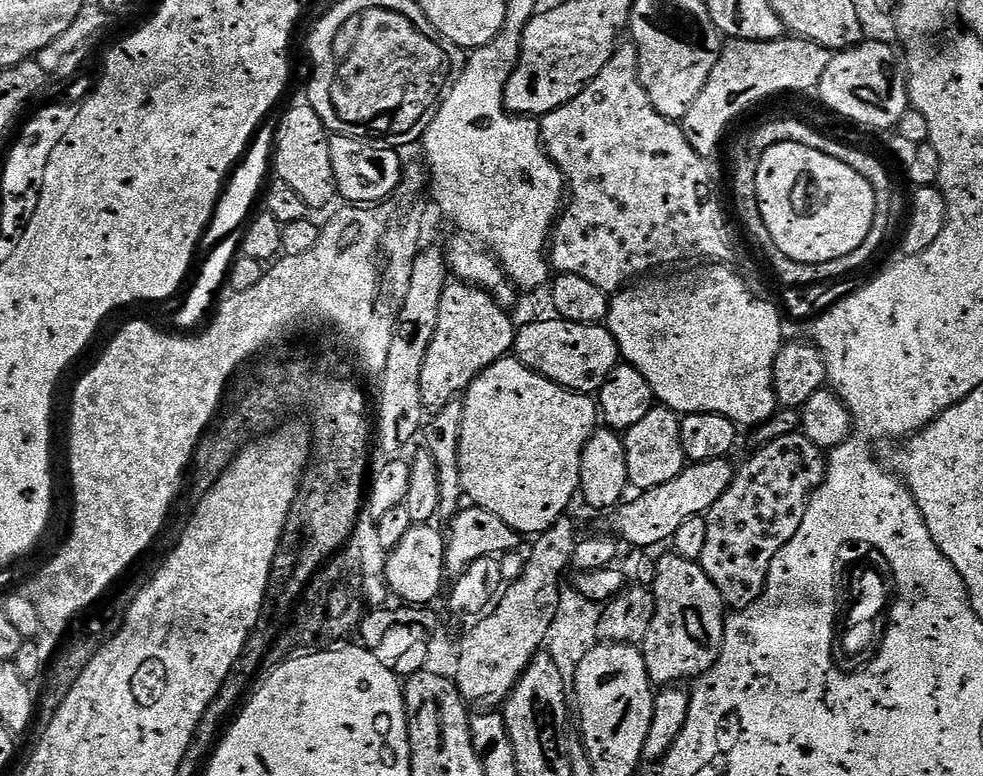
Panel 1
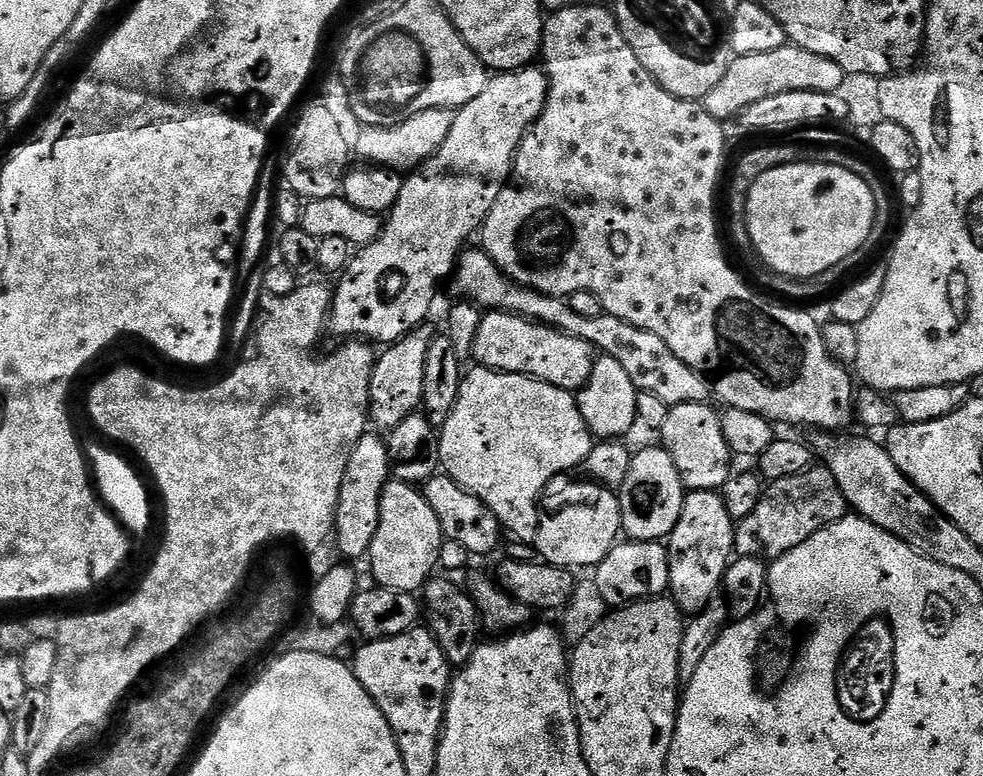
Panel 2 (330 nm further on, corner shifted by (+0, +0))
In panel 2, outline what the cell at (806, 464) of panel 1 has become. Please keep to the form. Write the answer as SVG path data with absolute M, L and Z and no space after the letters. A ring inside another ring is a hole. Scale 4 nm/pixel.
M813 466L805 472L790 474L790 478L778 478L765 487L758 506L736 524L735 555L756 556L765 562L777 560L849 512L848 499L826 466Z

